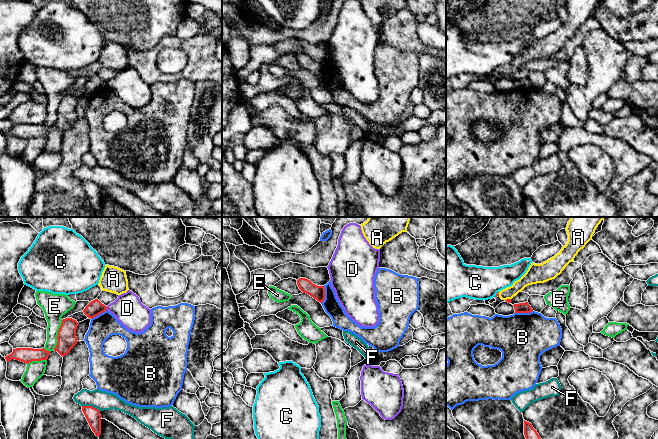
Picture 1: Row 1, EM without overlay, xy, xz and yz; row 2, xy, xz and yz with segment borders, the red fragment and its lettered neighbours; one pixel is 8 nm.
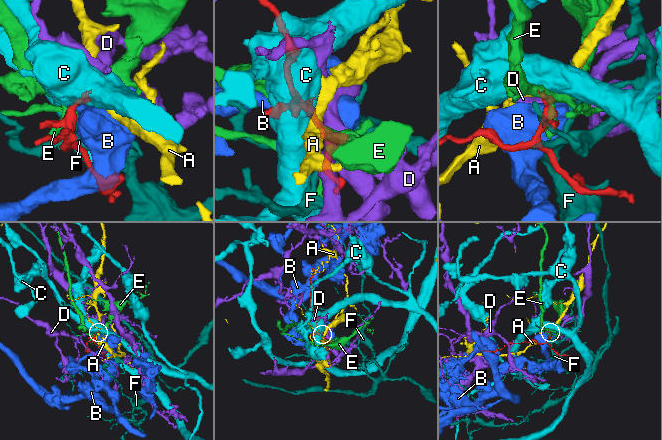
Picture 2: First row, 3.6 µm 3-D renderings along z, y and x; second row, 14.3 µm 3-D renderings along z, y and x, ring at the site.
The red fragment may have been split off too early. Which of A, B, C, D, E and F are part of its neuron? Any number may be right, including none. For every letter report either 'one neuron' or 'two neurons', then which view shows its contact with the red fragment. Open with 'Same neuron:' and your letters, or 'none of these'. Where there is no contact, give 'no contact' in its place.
Same neuron: A
A: one neuron; meets red in yz
B: two neurons; meets red in yz
C: two neurons; meets red in yz
D: two neurons; meets red in xy
E: two neurons; meets red in xy
F: two neurons; meets red in xy

